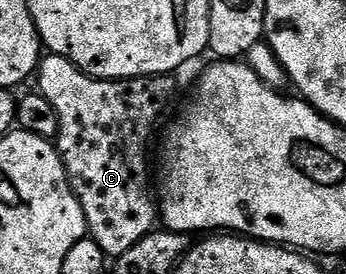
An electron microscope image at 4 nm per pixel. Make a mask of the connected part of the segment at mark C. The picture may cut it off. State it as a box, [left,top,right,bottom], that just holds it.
[37,54,175,258]

